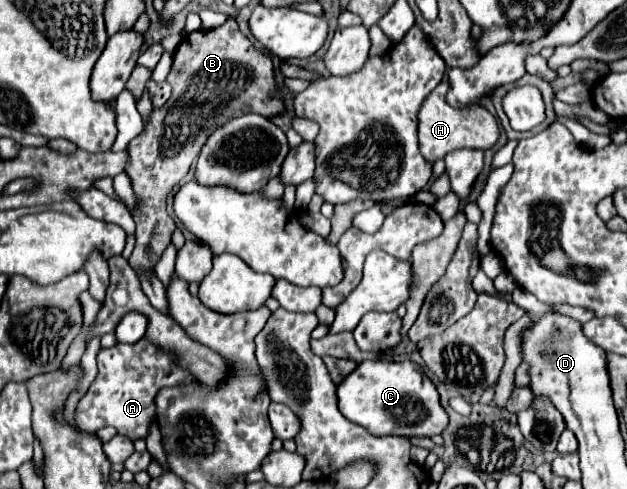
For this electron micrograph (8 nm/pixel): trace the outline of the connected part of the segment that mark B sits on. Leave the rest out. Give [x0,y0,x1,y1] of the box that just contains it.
[126,19,286,273]

